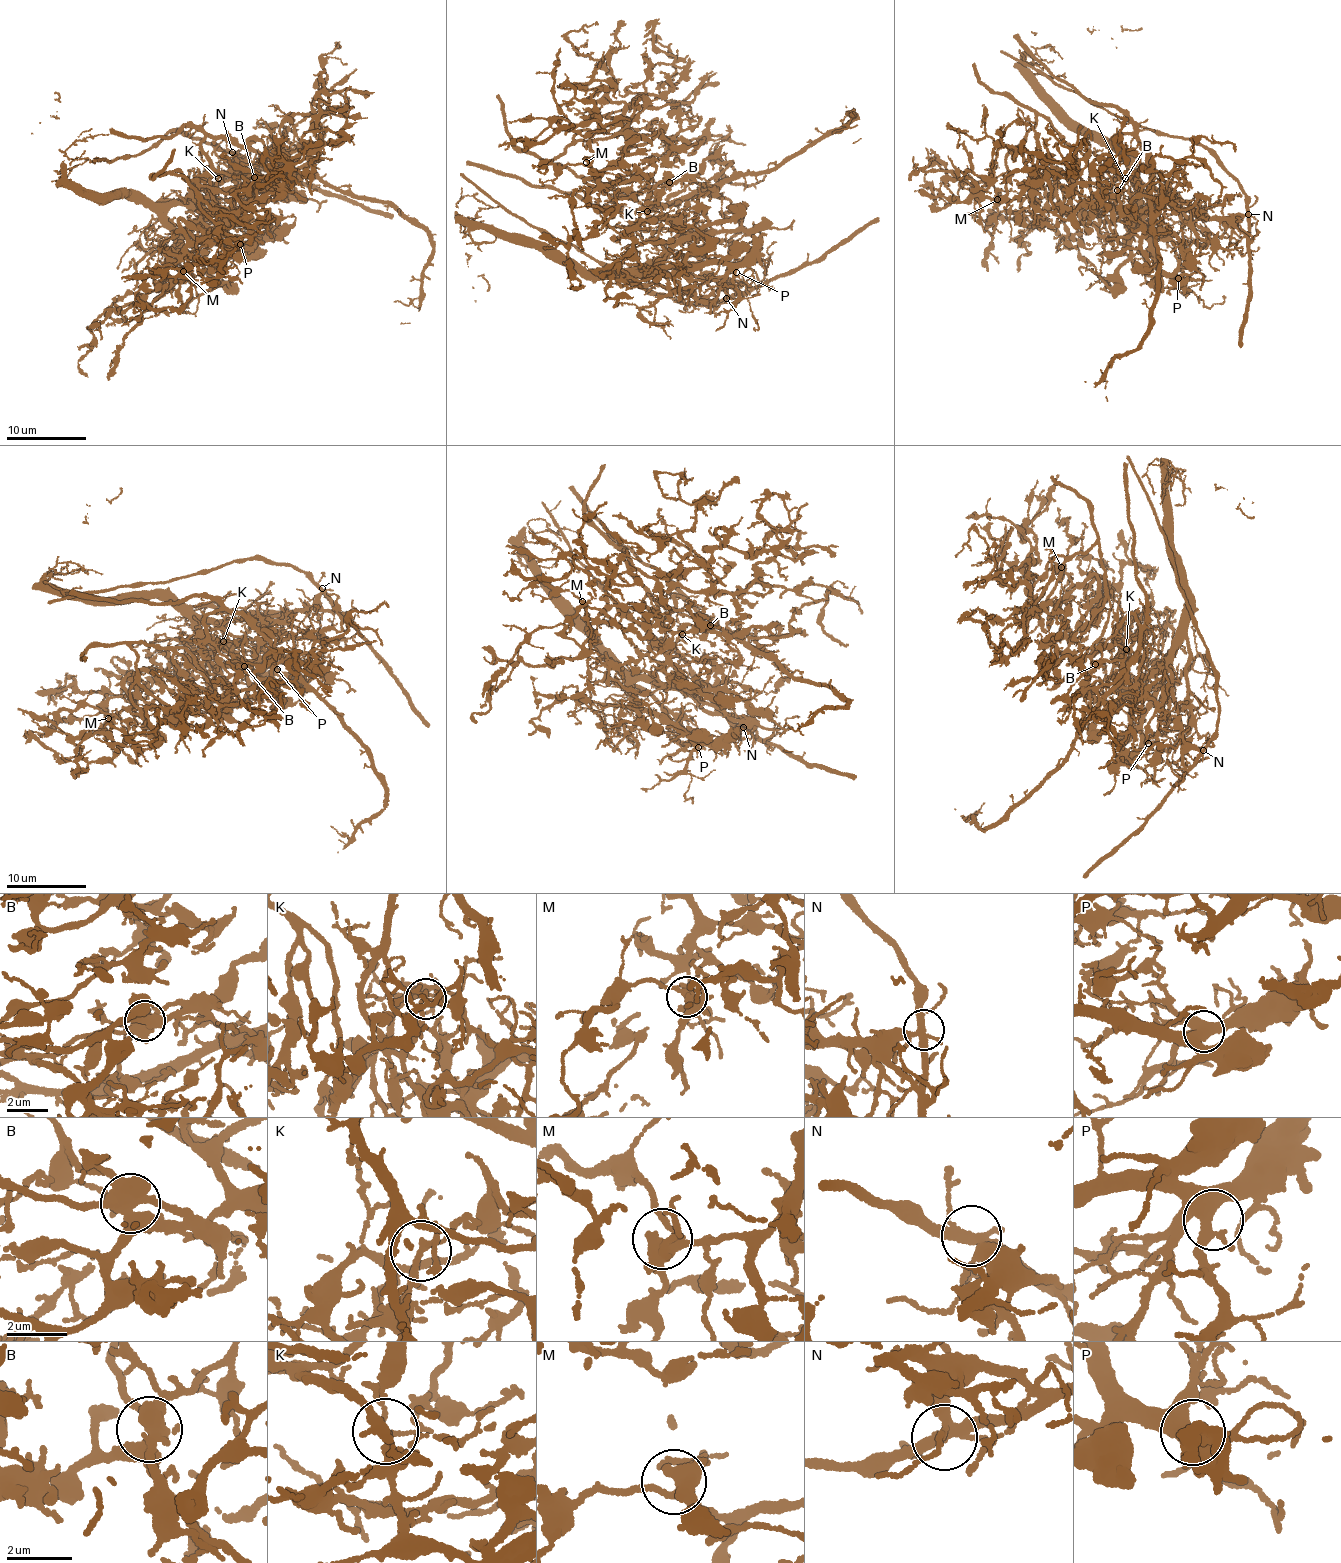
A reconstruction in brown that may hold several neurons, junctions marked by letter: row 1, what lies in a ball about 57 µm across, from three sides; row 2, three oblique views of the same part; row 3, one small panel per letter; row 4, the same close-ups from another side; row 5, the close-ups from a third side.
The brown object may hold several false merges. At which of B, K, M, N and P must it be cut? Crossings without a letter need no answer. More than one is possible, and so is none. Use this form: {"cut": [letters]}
{"cut": ["B", "K", "N"]}

